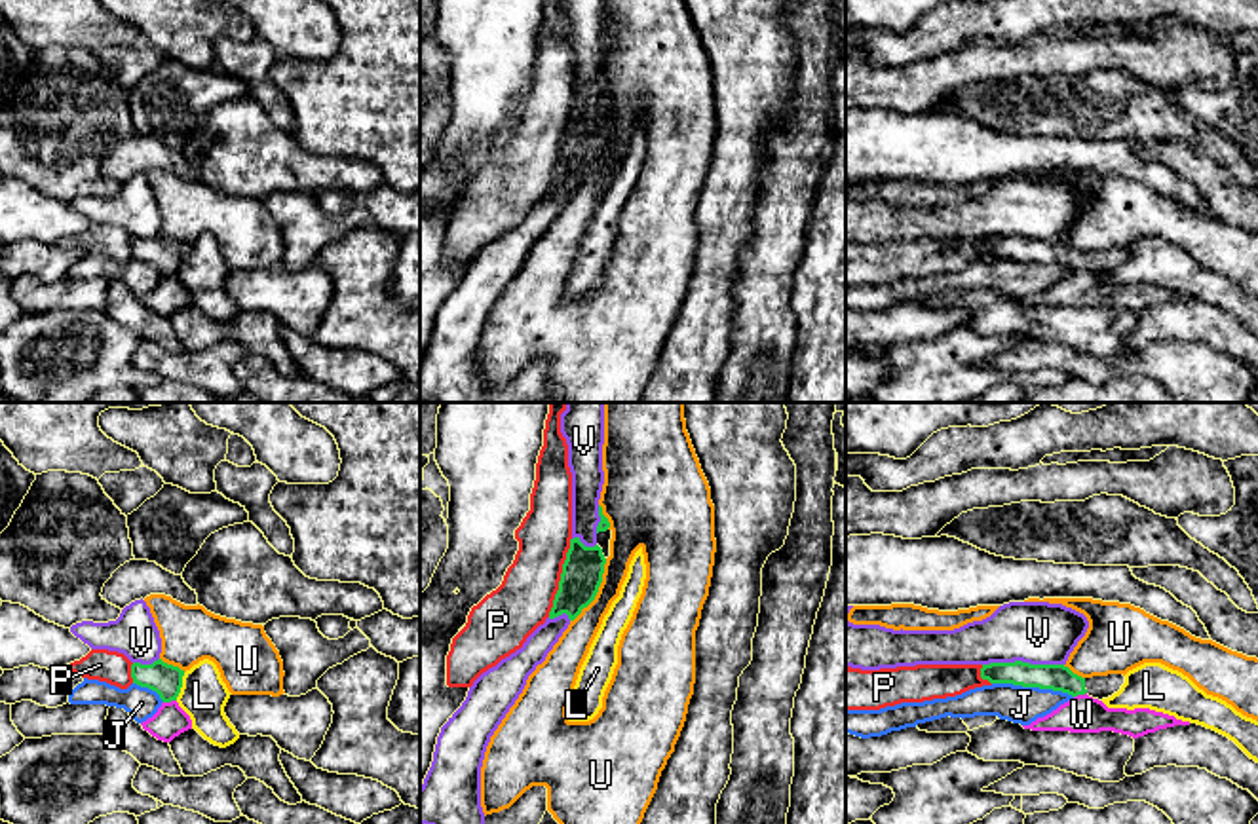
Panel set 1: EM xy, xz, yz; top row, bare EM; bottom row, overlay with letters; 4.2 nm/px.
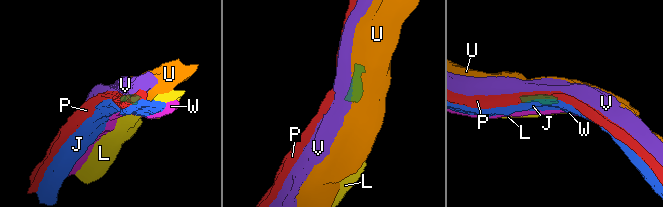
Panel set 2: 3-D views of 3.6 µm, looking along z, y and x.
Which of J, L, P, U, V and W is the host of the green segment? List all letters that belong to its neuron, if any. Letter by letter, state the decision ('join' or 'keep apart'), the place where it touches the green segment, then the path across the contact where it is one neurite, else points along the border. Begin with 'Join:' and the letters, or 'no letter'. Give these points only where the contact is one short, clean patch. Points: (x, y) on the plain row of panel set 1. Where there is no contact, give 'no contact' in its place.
Join: no letter
J: keep apart | yz (1032, 261)
L: keep apart | xy (181, 261)
P: keep apart | xz (561, 152)
U: keep apart | xz (597, 166)
V: keep apart | yz (1023, 238)
W: keep apart | xy (170, 276) | along xy (175, 274), (164, 278)

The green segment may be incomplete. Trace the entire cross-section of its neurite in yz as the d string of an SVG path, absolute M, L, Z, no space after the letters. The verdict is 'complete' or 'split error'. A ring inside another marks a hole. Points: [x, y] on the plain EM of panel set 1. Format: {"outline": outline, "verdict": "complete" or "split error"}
{"outline": "M1022 235L982 239L981 253L990 258L1053 264L1072 272L1087 268L1098 275L1112 272L1125 258L1123 249L1081 253L1064 239L1030 239Z", "verdict": "split error"}

